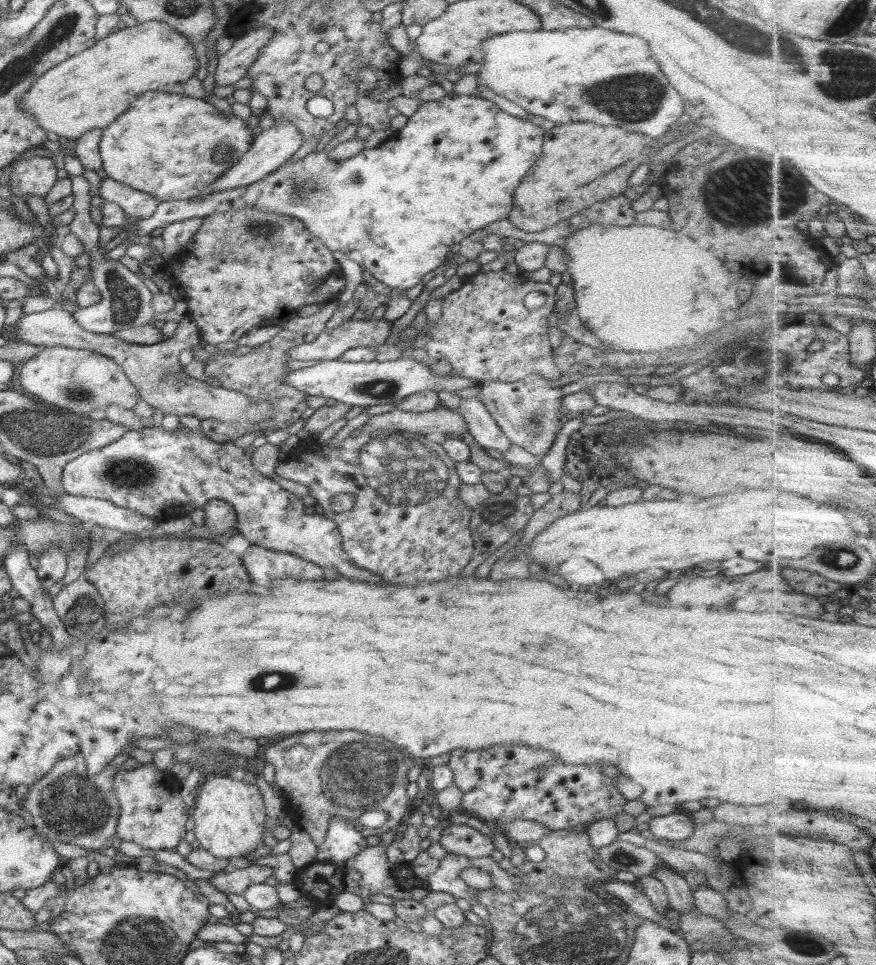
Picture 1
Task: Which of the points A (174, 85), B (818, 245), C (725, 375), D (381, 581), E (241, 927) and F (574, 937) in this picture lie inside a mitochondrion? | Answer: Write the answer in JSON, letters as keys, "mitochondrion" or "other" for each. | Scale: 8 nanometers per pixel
{"A":"other","B":"other","C":"mitochondrion","D":"other","E":"other","F":"mitochondrion"}

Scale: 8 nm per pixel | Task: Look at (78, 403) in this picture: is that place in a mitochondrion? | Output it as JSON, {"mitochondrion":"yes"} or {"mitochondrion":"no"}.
{"mitochondrion":"yes"}

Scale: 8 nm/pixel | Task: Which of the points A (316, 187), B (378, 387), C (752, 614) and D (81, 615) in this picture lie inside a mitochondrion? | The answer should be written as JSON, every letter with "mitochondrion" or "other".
{"A":"mitochondrion","B":"mitochondrion","C":"other","D":"mitochondrion"}

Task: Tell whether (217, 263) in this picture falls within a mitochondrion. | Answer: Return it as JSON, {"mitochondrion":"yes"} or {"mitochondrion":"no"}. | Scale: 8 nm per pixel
{"mitochondrion":"no"}

